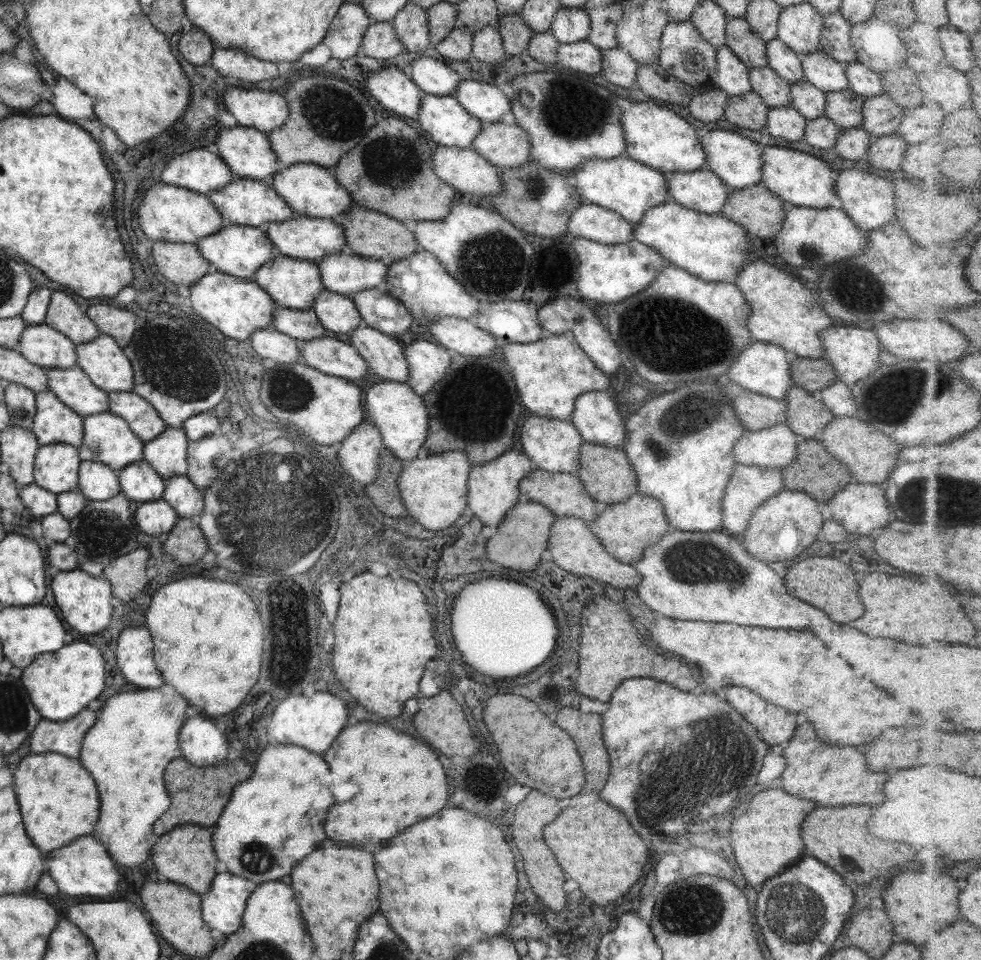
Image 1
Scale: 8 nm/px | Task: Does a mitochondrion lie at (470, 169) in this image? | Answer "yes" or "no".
no

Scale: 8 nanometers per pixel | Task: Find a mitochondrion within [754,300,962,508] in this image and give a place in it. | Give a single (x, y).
(897, 398)

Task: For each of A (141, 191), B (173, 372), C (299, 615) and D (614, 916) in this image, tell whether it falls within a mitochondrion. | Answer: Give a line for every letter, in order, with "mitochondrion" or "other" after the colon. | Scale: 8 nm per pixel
A: other
B: mitochondrion
C: mitochondrion
D: other

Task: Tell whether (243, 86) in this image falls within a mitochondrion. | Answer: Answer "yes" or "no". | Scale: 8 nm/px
no

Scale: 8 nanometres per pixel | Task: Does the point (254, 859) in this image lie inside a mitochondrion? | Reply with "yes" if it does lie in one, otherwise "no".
yes

